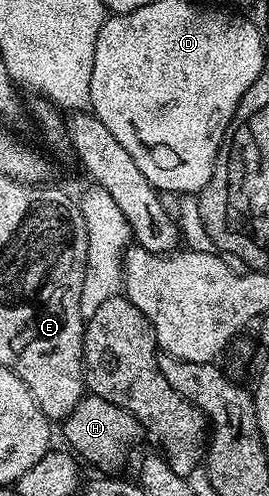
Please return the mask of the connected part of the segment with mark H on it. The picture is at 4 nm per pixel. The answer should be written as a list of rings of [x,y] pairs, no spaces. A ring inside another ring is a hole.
[[[95,396],[84,397],[74,408],[74,412],[70,412],[70,416],[63,419],[62,426],[64,438],[69,442],[67,445],[81,459],[84,457],[90,465],[97,466],[100,472],[118,471],[116,469],[127,460],[132,445],[139,440],[140,434],[142,435],[140,421],[129,410],[118,408],[118,404],[110,404],[110,400]]]

